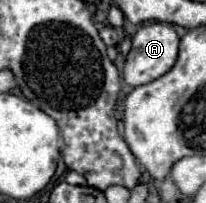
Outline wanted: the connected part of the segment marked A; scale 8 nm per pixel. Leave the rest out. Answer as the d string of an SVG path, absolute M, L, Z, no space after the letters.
M156 21L143 25L133 35L133 45L131 45L131 51L125 59L125 69L123 69L125 83L131 87L139 87L139 85L159 79L175 65L177 53L179 53L179 35L177 35L174 25Z

